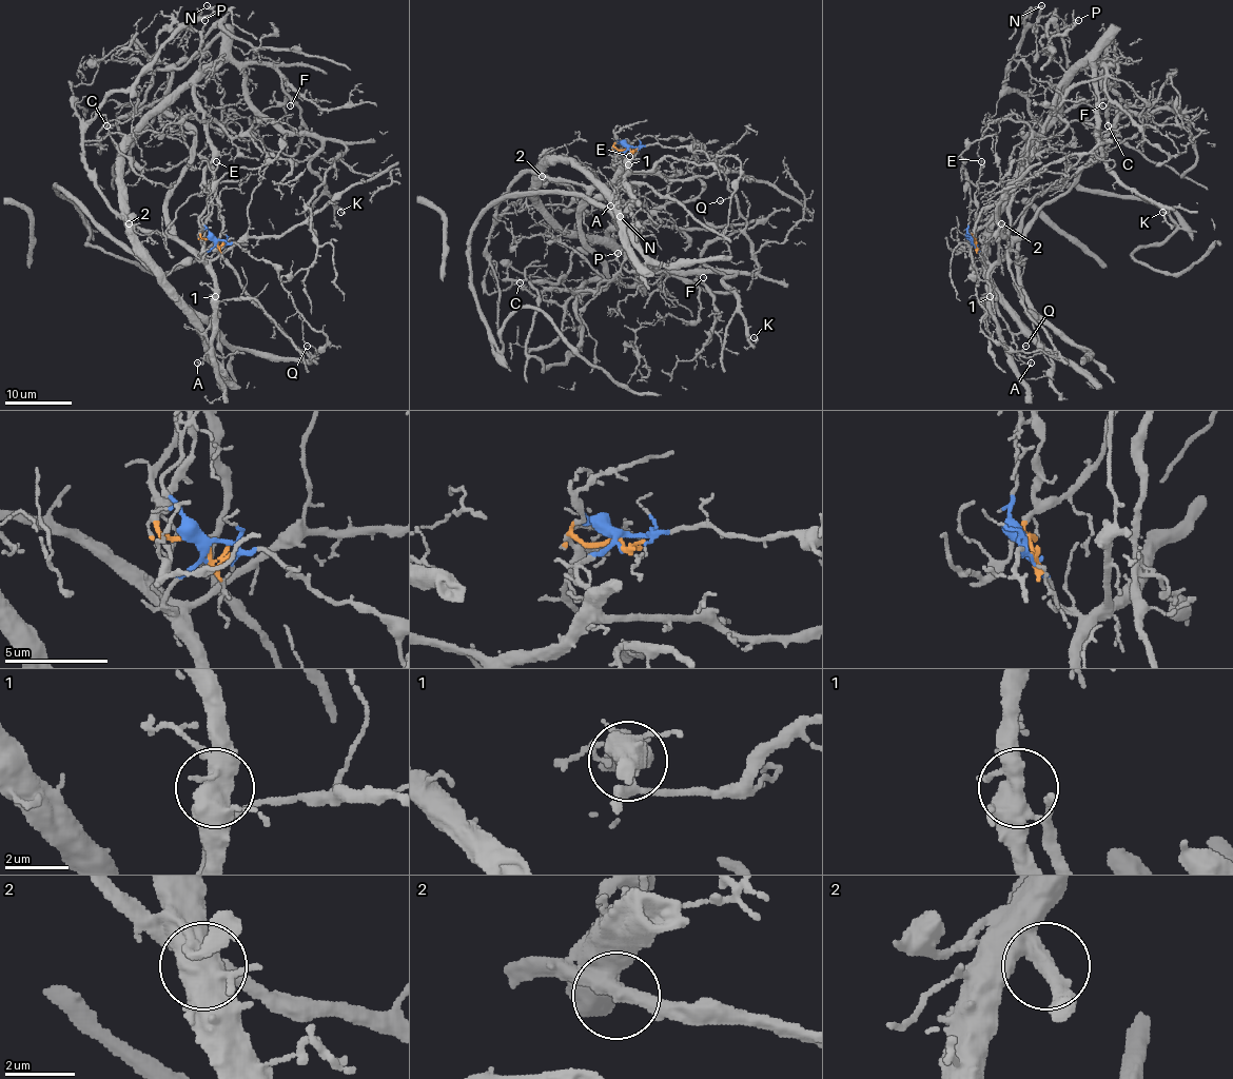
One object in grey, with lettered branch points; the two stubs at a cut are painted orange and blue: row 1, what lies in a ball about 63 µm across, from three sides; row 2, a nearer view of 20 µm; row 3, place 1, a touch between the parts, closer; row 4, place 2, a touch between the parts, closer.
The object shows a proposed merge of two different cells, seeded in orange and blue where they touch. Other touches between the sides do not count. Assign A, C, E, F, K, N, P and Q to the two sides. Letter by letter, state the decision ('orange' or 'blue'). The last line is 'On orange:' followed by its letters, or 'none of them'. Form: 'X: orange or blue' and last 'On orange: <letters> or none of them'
A: blue
C: orange
E: orange
F: orange
K: orange
N: blue
P: orange
Q: blue
On orange: C, E, F, K, P

